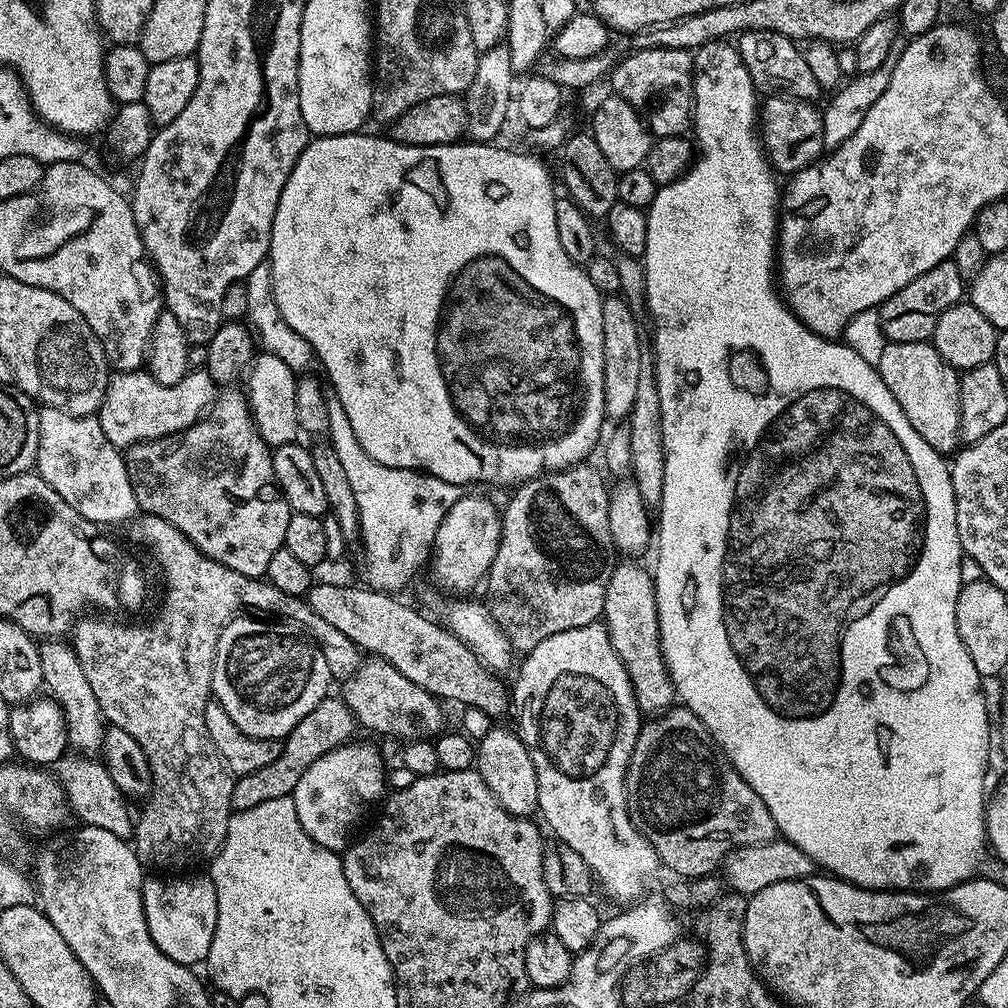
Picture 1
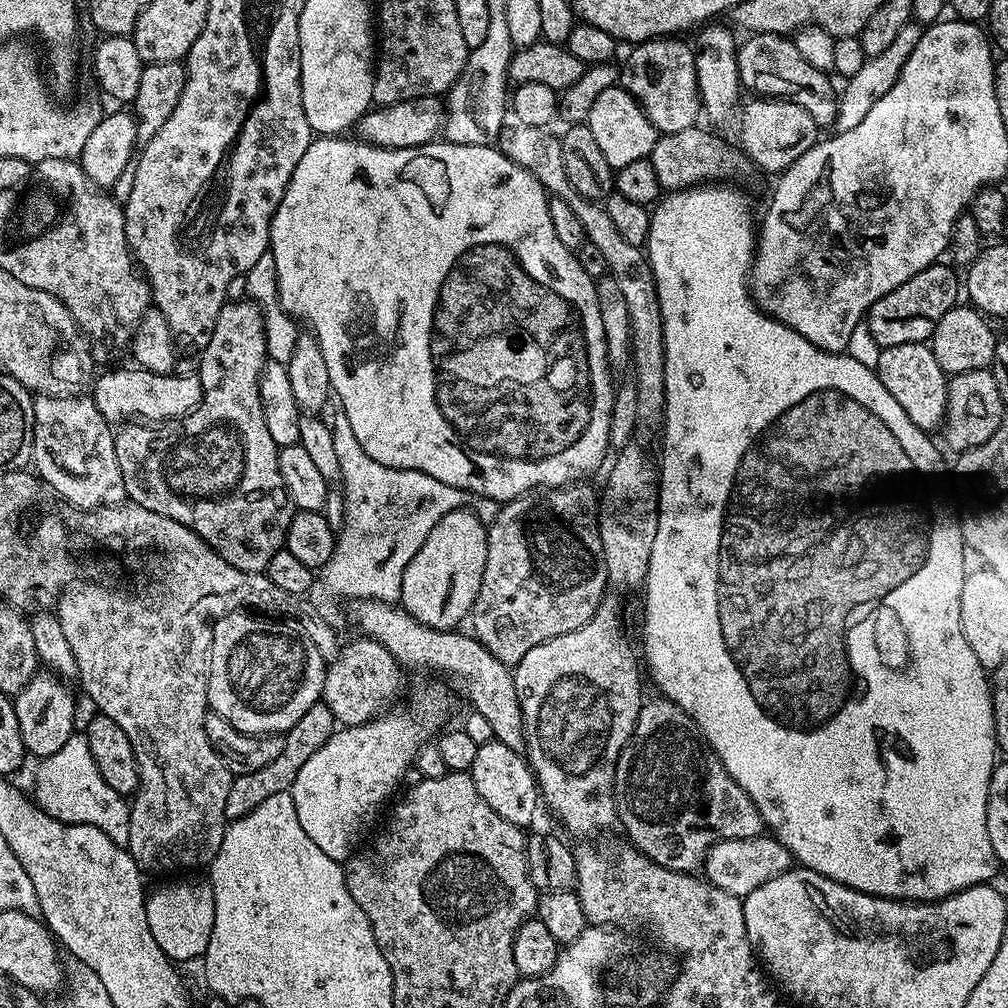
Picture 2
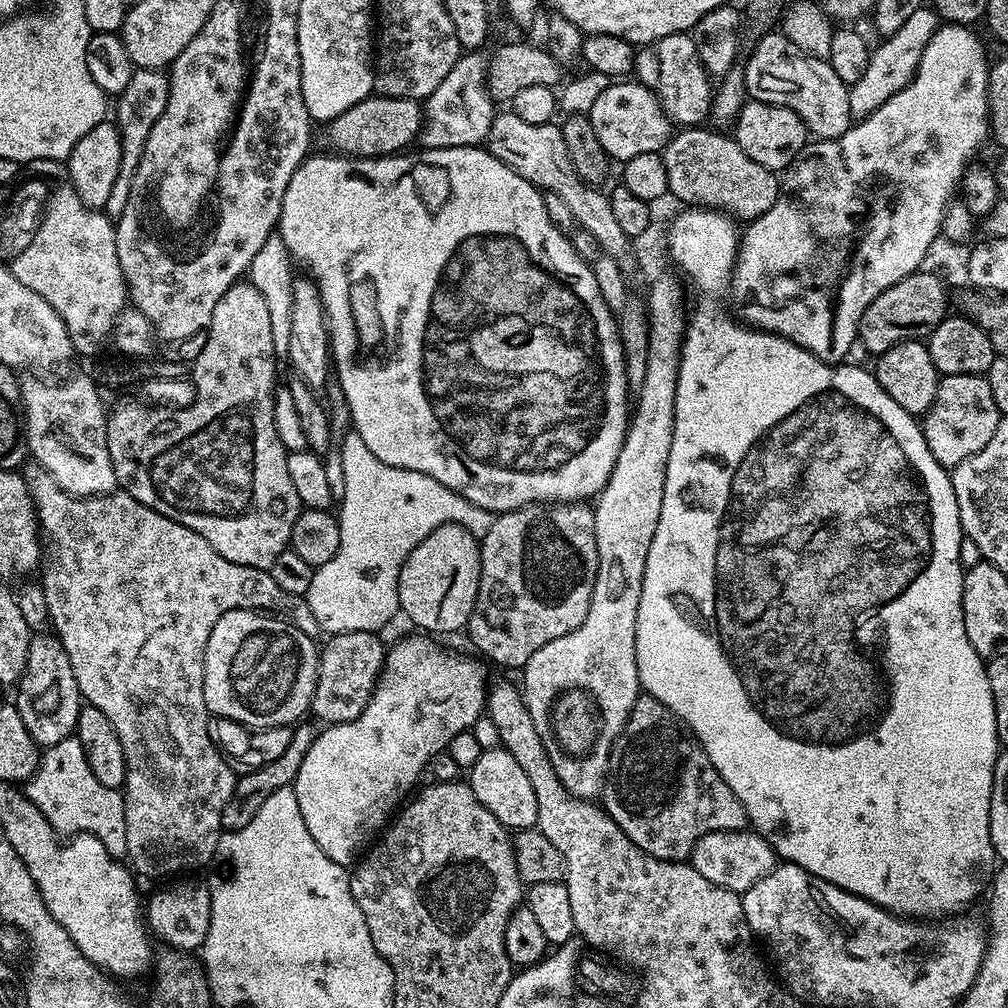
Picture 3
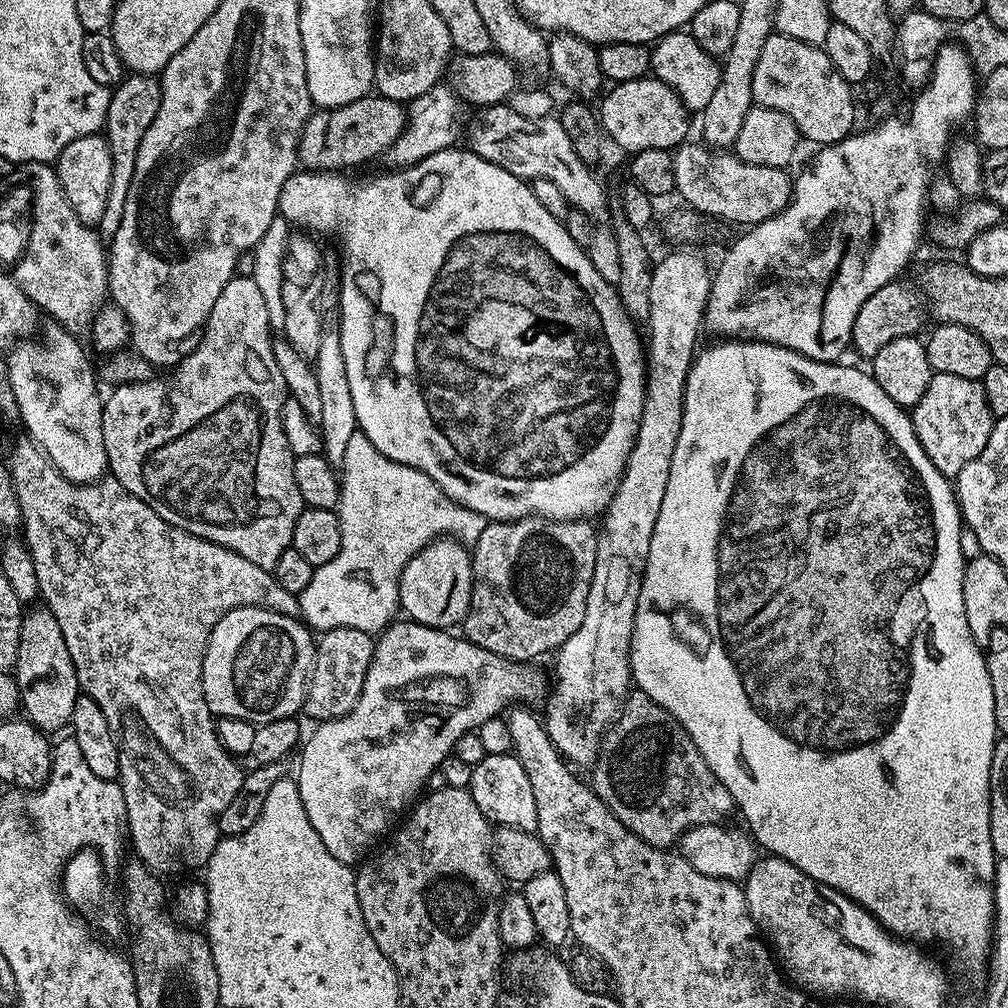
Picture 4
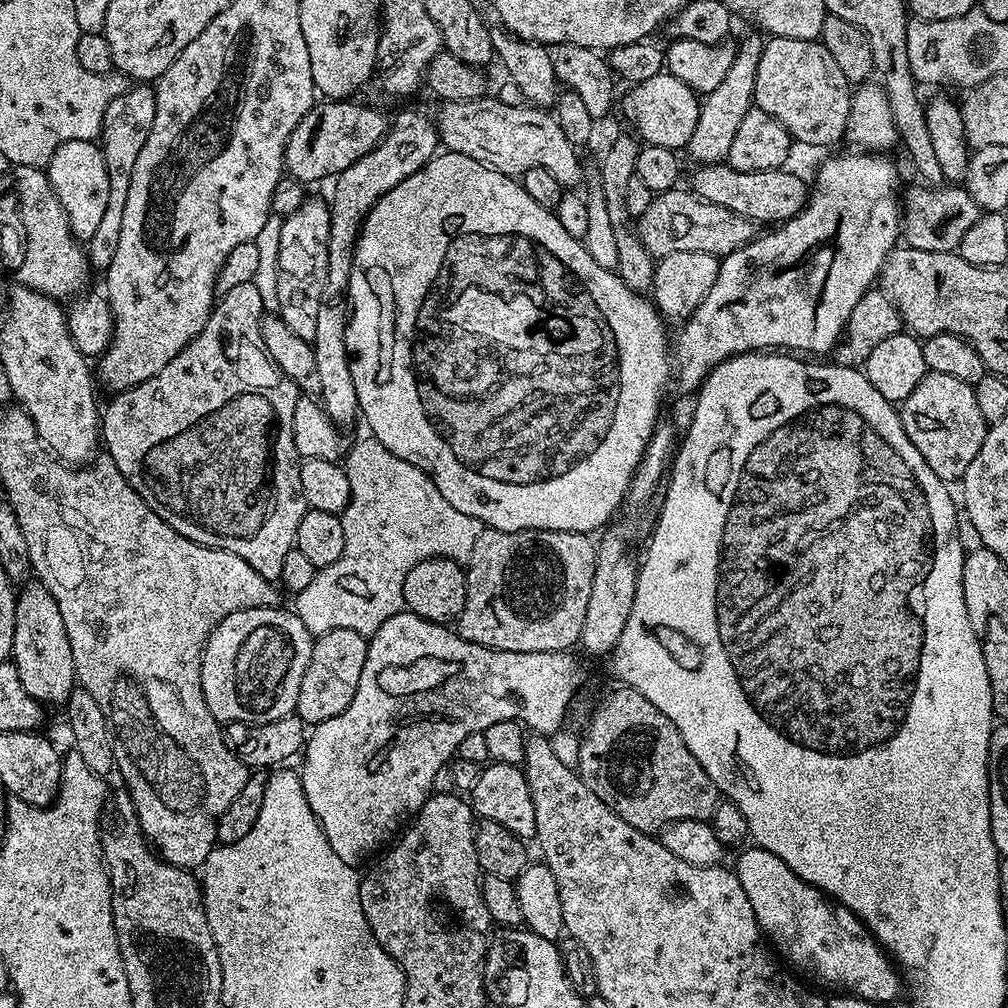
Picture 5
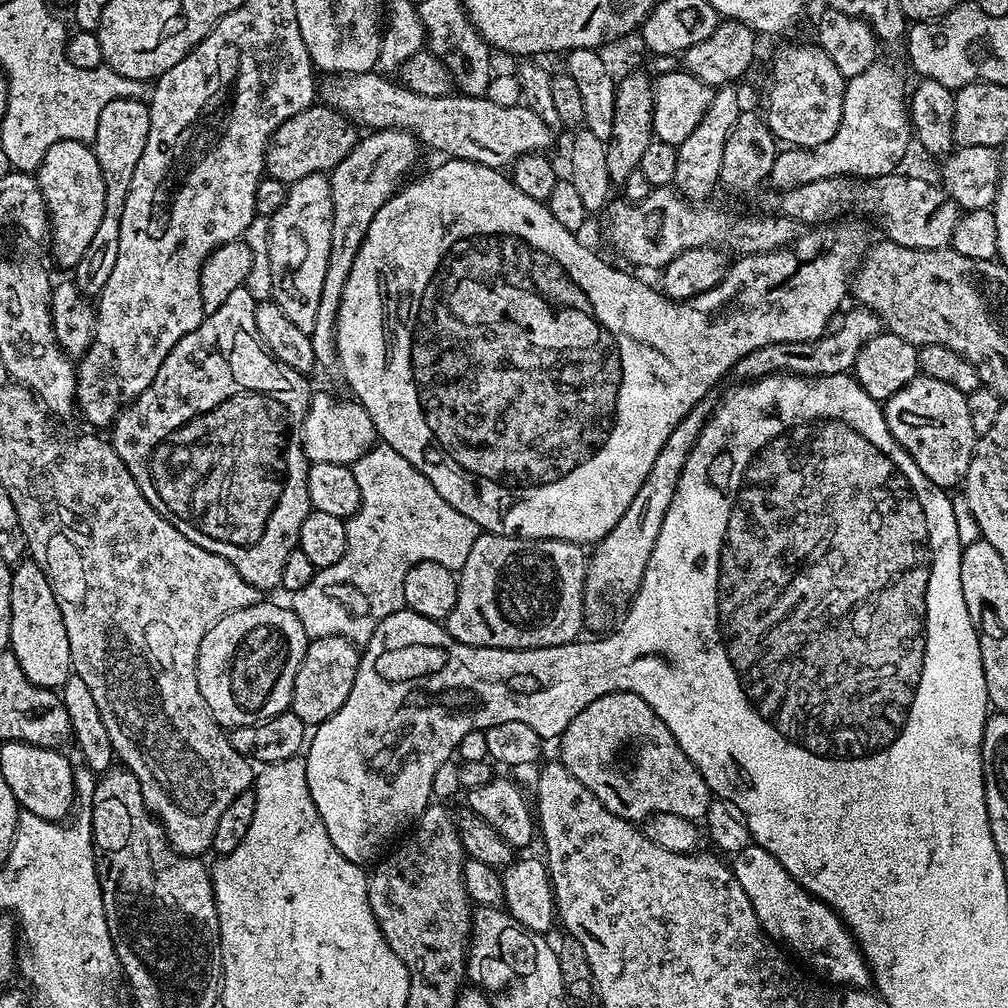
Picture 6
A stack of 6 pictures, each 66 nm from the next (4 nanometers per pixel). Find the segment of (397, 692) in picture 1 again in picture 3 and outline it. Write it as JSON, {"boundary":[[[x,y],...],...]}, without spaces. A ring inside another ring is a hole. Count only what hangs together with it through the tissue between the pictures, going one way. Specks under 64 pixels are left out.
{"boundary":[[[337,632],[328,645],[319,649],[320,665],[316,689],[312,695],[311,715],[325,720],[325,725],[345,724],[356,720],[366,710],[384,668],[386,644],[374,632]]]}

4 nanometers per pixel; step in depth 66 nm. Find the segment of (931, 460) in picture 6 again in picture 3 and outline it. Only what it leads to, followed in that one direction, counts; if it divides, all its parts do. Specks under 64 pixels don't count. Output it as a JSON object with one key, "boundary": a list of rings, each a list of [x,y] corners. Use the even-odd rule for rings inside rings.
{"boundary":[[[987,375],[940,376],[936,400],[922,417],[924,437],[930,446],[930,454],[934,454],[943,468],[955,468],[966,458],[978,454],[978,450],[982,450],[982,446],[994,438],[994,430],[998,430],[1001,415],[994,403],[994,393],[990,391]]]}

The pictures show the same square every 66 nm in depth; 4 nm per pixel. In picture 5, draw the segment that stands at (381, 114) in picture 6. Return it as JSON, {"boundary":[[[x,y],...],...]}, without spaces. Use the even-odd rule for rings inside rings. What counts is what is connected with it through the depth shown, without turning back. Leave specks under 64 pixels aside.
{"boundary":[[[485,94],[479,100],[446,100],[434,112],[434,123],[439,143],[449,152],[457,152],[466,158],[474,158],[474,162],[482,162],[488,168],[498,170],[503,176],[523,177],[526,170],[545,168],[558,178],[560,187],[572,190],[580,180],[580,160],[576,157],[577,145],[562,134],[562,126],[558,126],[555,115],[551,111],[535,106],[506,106],[498,98],[490,98]]]}

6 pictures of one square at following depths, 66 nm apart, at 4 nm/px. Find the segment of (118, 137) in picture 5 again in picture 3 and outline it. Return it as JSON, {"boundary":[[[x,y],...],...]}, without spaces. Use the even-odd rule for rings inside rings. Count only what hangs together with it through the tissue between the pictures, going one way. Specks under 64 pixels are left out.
{"boundary":[[[136,68],[132,73],[130,86],[121,92],[114,104],[114,123],[120,129],[122,138],[122,166],[118,170],[118,179],[110,189],[110,198],[106,209],[107,215],[118,218],[126,206],[126,198],[130,198],[130,186],[134,174],[138,170],[138,162],[142,162],[142,154],[146,150],[146,138],[150,138],[150,130],[154,130],[154,122],[162,118],[166,110],[166,102],[170,98],[169,73],[159,68]]]}

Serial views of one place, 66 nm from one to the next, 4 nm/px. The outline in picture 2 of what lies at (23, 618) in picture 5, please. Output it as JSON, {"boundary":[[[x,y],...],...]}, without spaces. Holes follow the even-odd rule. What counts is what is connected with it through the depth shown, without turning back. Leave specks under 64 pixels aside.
{"boundary":[[[37,671],[32,681],[22,691],[15,693],[14,703],[18,714],[18,730],[22,730],[22,742],[29,757],[43,758],[55,754],[66,738],[77,731],[76,700],[61,677],[47,671]]]}

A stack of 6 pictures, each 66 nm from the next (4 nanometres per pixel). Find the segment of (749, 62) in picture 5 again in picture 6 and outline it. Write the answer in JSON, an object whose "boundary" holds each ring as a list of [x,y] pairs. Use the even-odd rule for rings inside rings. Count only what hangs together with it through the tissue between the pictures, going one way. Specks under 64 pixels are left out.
{"boundary":[[[720,86],[715,89],[706,114],[702,114],[702,122],[698,122],[698,126],[694,126],[686,142],[677,147],[678,170],[674,187],[685,200],[707,201],[708,195],[720,184],[722,150],[726,150],[726,138],[730,138],[730,130],[734,130],[734,122],[738,122],[742,111],[740,96],[734,89],[732,86]]]}

